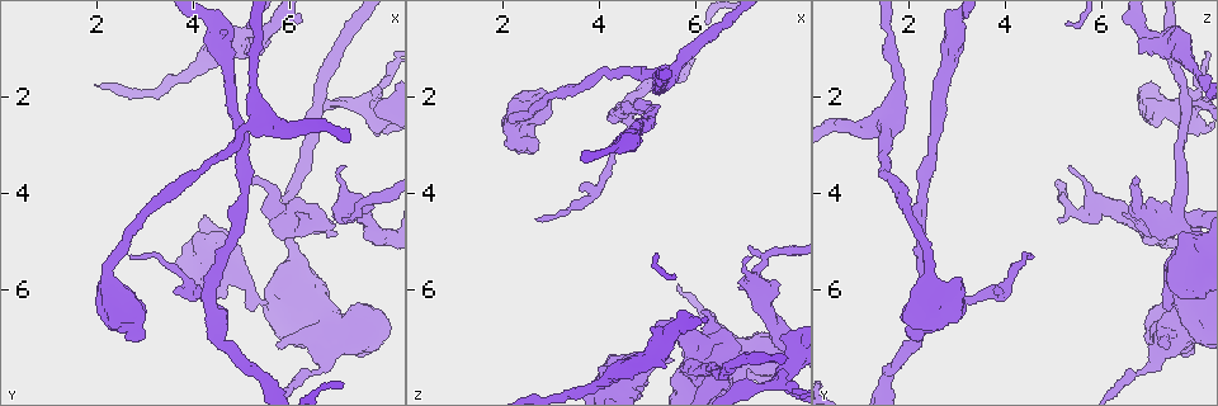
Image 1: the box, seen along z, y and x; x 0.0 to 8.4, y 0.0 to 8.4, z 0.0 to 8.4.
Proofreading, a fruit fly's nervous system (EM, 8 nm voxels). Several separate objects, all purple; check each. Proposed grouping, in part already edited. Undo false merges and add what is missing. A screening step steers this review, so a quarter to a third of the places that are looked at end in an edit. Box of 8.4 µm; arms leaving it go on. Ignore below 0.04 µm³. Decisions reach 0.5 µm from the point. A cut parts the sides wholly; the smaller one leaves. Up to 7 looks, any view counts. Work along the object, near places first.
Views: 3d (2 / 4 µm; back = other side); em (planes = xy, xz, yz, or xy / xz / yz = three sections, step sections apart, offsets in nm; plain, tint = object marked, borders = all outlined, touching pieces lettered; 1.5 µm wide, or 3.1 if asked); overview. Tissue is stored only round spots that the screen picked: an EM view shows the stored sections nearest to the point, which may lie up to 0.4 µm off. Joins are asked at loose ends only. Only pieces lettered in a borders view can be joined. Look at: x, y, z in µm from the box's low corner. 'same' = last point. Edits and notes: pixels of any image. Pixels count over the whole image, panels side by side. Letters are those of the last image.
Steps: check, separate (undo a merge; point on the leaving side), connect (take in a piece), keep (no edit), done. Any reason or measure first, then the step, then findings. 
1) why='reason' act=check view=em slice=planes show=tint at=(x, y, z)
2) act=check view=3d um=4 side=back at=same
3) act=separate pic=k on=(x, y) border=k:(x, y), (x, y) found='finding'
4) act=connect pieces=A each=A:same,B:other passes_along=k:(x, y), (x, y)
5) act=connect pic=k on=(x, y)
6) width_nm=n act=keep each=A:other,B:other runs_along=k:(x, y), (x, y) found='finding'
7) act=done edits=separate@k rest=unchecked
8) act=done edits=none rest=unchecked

why='end of a long branch' act=check view=em slice=xz step=4 show=tint at=(2.70, 5.30, 4.50)

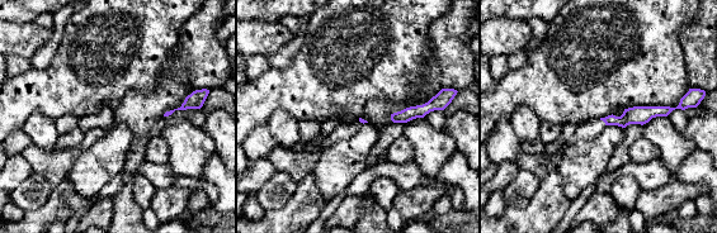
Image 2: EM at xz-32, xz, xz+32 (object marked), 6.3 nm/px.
why='cut it another way' act=check view=em slice=planes show=tint at=same

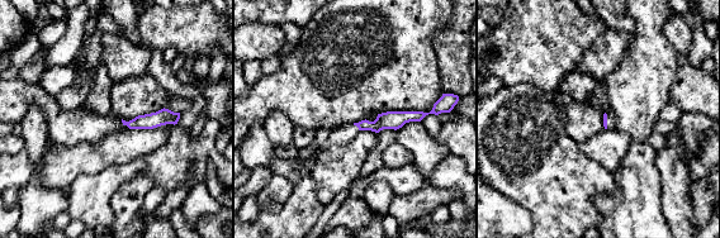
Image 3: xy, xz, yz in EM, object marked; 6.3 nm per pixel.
why='what lies round it' act=check view=em slice=planes show=borders at=same

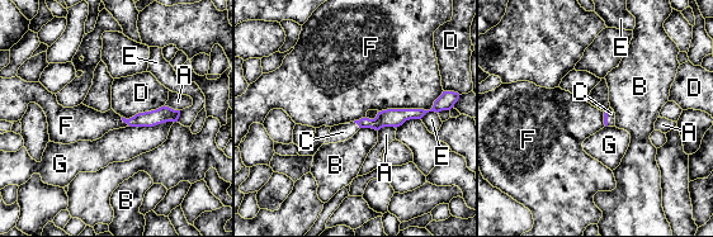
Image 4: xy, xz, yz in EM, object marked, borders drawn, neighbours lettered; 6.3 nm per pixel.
act=connect pieces=C each=A:other,B:other,C:same,D:other,E:other,F:other,G:other passes_along=4:(395, 118), (357, 123), (343, 132) found='the neuron continues'

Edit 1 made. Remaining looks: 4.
why='four or more arms meet' act=check view=em slice=yz step=4 show=tint at=(5.95, 4.70, 7.55)

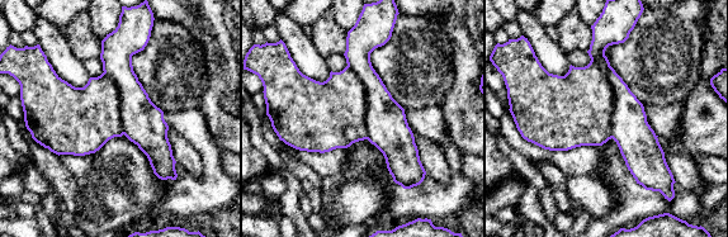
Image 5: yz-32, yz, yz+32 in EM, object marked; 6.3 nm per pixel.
act=check view=em slice=planes show=borders at=same

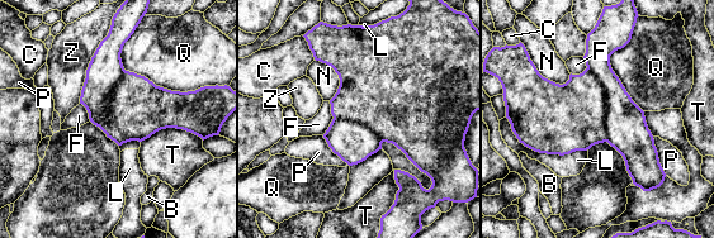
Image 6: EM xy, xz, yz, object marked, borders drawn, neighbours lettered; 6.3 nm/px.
width_nm=440 act=keep each=B:other,C:other,F:other,L:other,N:other,P:other,Q:other,T:other,Z:other border=6:(330, 101), (332, 120), (322, 134) found='continuous, no second neuron'

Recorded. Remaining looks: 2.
why='thick end' act=check view=em slice=planes show=tint at=(3.00, 6.95, 2.10)

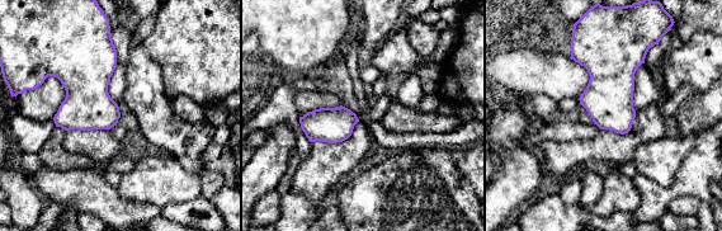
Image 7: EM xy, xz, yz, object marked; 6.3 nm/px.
why='what lies round it' act=check view=em slice=planes show=borders at=same

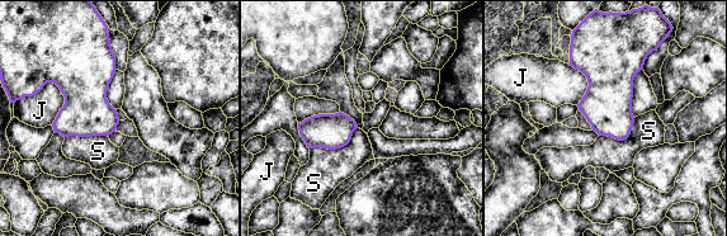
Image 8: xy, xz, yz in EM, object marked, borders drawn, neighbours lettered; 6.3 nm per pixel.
act=keep each=J:other,S:other border=8:(357, 127), (340, 147), (310, 149) found='no lettered piece goes on from it'

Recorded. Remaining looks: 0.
act=done edits=connect@4 rest=unchecked

